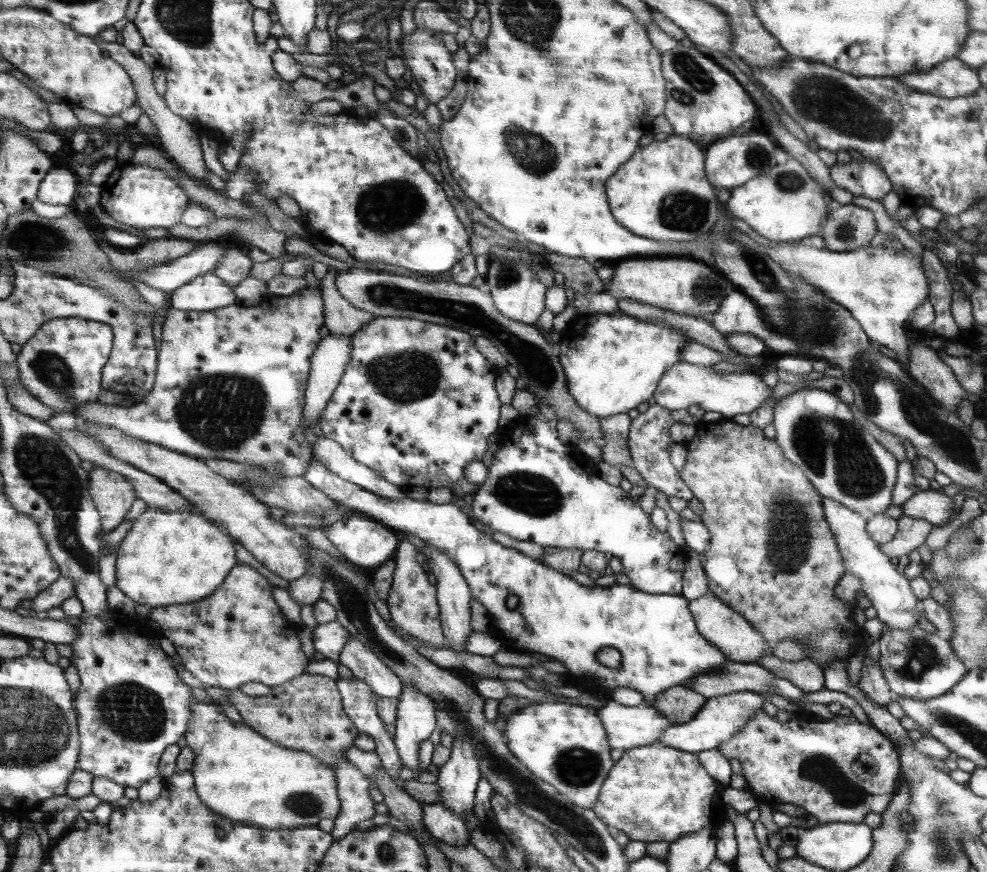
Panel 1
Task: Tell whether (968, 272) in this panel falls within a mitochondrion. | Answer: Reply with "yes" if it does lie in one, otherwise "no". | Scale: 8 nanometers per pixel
no

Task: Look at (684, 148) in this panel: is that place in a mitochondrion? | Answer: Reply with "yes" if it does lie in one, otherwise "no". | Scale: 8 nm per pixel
no

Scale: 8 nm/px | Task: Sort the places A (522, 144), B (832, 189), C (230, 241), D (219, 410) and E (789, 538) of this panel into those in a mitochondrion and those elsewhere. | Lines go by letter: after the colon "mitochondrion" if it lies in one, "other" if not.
A: mitochondrion
B: other
C: other
D: mitochondrion
E: mitochondrion

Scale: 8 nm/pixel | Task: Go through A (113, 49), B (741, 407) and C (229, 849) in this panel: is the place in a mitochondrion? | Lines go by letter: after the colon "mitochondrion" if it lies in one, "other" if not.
A: other
B: other
C: other

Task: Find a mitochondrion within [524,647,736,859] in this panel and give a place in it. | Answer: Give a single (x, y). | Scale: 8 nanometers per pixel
(577, 767)

